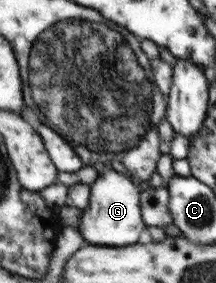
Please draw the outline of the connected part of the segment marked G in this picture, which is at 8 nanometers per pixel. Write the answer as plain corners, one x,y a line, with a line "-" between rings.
108,168
90,185
90,202
80,215
80,234
90,243
119,247
144,239
146,225
140,210
140,190
130,178

